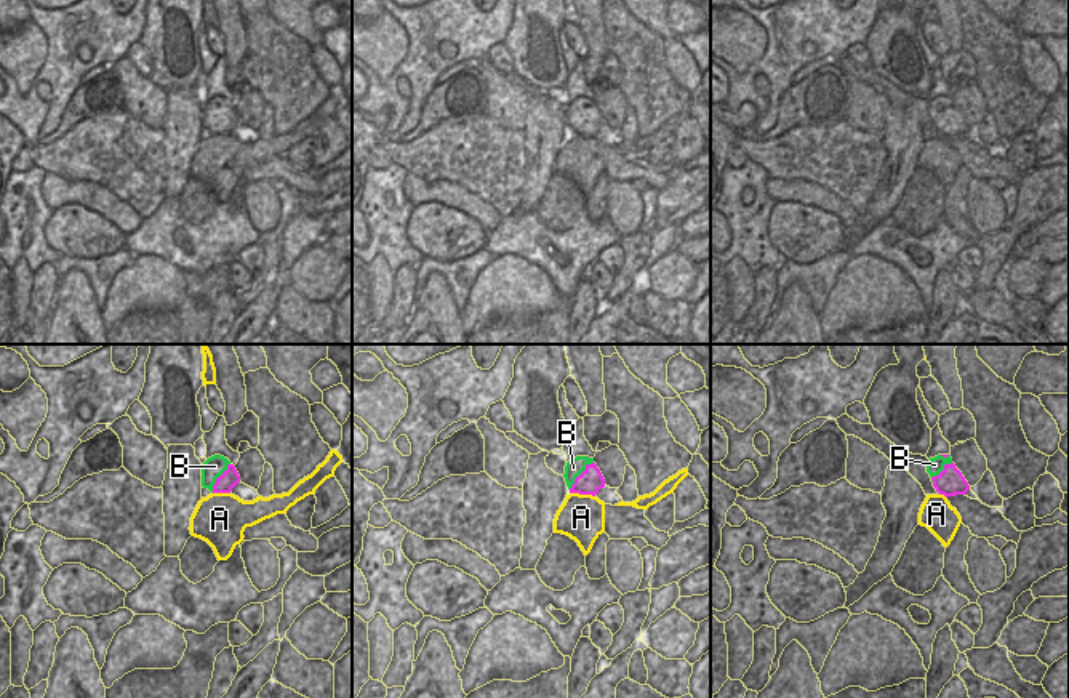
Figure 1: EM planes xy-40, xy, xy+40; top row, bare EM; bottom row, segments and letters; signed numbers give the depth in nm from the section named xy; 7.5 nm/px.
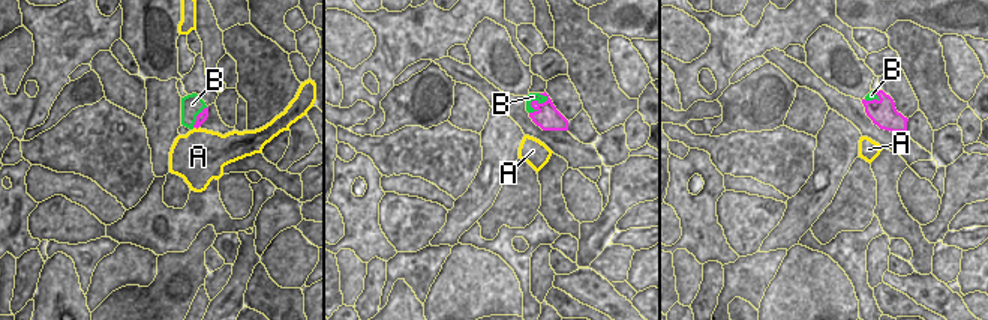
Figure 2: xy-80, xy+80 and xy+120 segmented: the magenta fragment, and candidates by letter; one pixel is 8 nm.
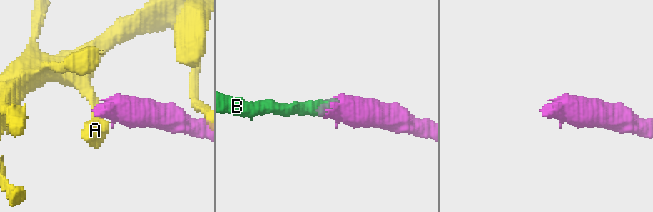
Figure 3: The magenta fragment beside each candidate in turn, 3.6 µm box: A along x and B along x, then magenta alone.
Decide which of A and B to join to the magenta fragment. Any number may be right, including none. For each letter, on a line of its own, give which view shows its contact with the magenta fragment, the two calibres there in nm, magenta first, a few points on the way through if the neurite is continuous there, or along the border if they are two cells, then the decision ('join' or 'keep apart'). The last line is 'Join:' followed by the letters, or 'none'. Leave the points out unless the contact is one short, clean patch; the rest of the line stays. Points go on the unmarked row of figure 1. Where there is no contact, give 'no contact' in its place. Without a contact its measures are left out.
A: xy | 190/340 nm | keep apart
B: xy | 190/130 nm | across xy (591, 122), (581, 116), (573, 109) | join
Join: B

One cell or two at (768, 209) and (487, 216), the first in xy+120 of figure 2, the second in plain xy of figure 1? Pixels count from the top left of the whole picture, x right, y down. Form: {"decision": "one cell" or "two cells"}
{"decision": "two cells"}

